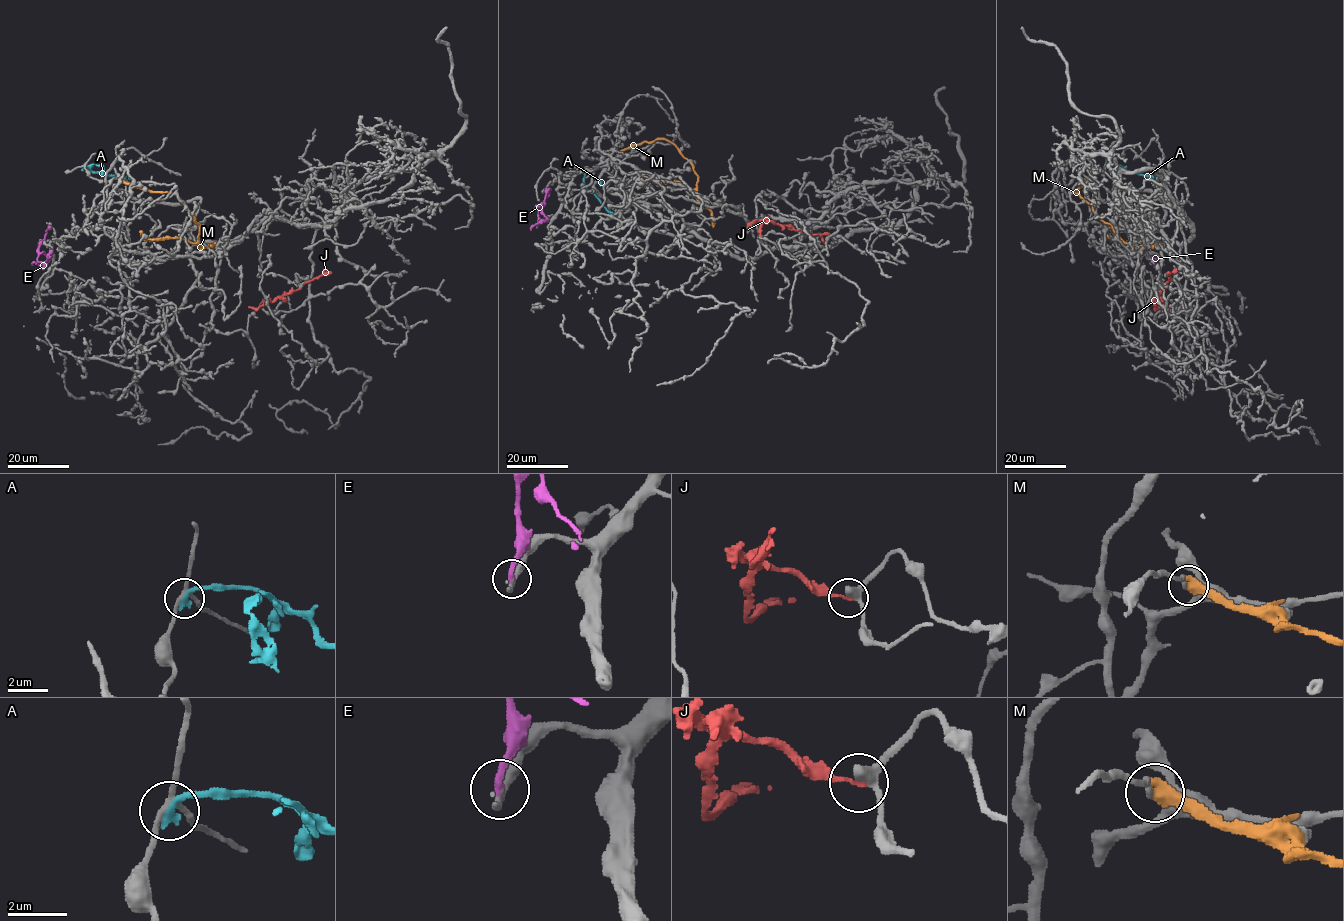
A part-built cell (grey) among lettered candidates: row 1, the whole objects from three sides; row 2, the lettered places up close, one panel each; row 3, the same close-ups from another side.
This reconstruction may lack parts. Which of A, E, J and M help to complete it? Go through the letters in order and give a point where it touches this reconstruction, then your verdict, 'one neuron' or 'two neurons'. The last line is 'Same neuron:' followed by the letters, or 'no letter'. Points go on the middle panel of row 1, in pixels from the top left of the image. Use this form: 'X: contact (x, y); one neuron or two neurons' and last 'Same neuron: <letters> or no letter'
A: contact (583, 171); two neurons
E: contact (537, 226); one neuron
J: contact (760, 236); two neurons
M: contact (617, 152); two neurons
Same neuron: E

